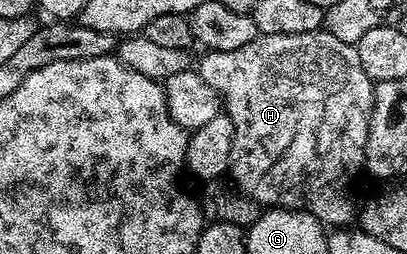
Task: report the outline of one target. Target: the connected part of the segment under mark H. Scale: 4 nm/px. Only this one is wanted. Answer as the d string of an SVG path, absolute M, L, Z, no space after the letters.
M327 30L311 33L275 33L274 35L258 34L247 45L230 51L205 51L199 59L199 74L211 89L221 96L224 114L231 117L233 126L233 148L229 158L231 179L245 194L250 195L256 203L266 208L289 208L297 211L309 211L322 223L333 229L341 229L353 219L353 203L349 200L349 182L362 170L365 161L365 146L369 136L369 119L373 115L373 80L363 73L363 64L359 62L359 53L354 44L339 41L339 37L331 37Z

